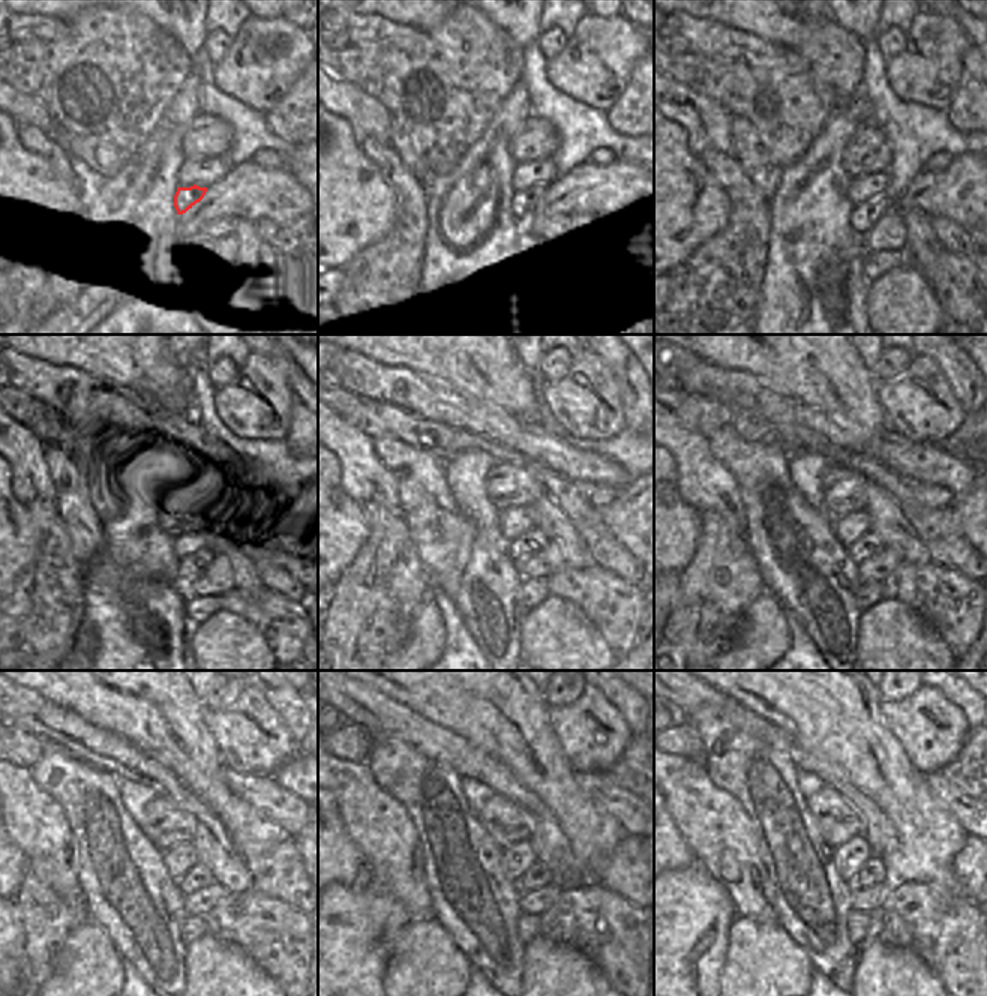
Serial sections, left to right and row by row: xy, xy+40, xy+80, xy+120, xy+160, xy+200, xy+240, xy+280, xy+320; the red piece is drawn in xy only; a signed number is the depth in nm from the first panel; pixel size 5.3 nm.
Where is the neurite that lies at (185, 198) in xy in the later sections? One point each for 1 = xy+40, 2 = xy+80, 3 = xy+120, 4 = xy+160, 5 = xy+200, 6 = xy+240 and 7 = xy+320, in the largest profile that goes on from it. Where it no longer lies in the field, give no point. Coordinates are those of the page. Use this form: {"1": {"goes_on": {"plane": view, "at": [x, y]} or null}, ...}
{"1": {"goes_on": {"plane": "xy+40", "at": [522, 201]}}, "2": {"goes_on": {"plane": "xy+80", "at": [864, 215]}}, "3": {"goes_on": {"plane": "xy+120", "at": [188, 551]}}, "4": {"goes_on": {"plane": "xy+160", "at": [531, 543]}}, "5": {"goes_on": {"plane": "xy+200", "at": [869, 543]}}, "6": {"goes_on": {"plane": "xy+240", "at": [197, 878]}}, "7": {"goes_on": {"plane": "xy+320", "at": [873, 872]}}}

